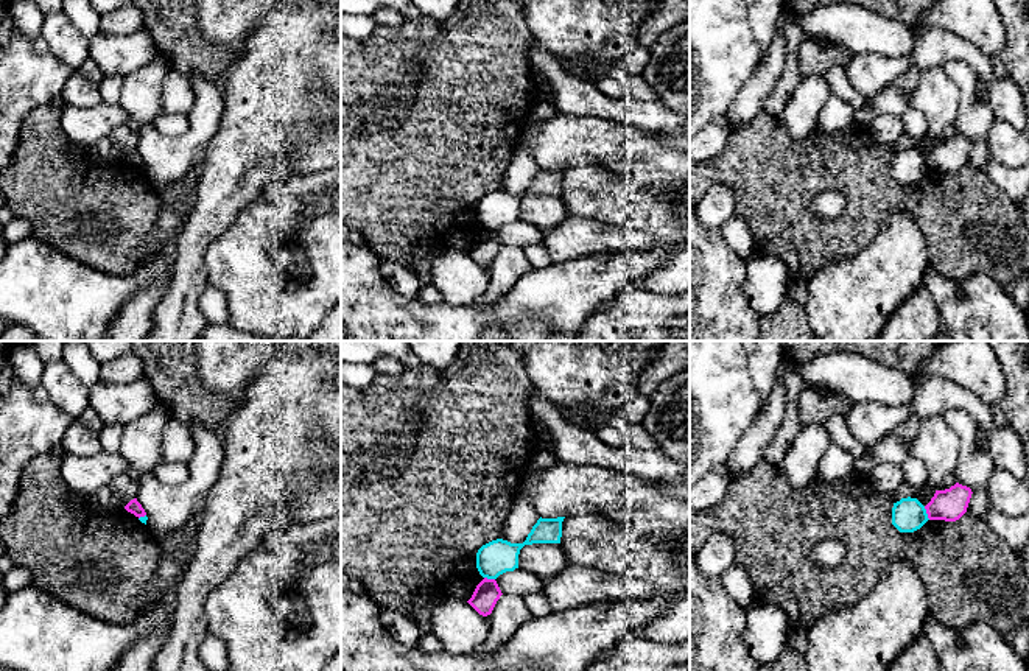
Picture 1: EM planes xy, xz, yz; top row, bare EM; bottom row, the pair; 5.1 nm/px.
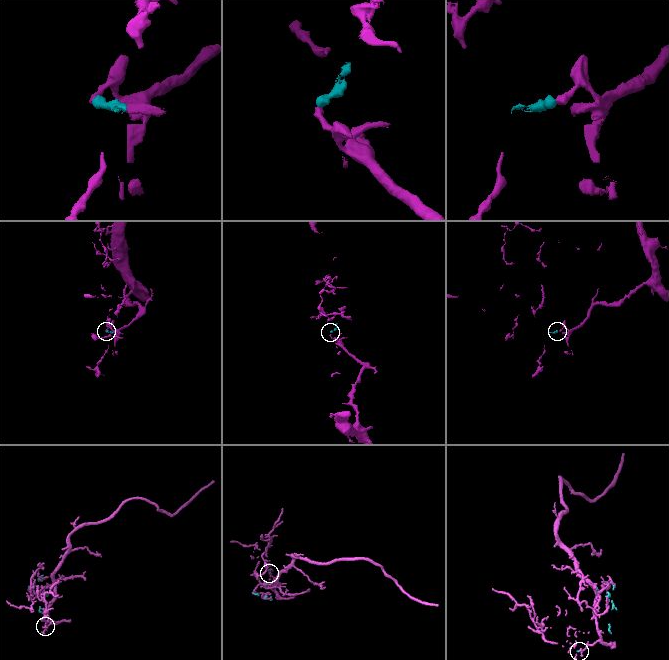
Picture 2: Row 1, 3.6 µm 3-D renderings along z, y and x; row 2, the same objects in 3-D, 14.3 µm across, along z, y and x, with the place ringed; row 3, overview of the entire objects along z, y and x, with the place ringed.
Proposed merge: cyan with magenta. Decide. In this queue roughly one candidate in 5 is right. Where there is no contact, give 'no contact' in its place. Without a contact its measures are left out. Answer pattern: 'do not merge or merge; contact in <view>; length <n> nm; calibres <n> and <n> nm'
do not merge; contact in yz; length 80 nm; calibres 170 and 170 nm

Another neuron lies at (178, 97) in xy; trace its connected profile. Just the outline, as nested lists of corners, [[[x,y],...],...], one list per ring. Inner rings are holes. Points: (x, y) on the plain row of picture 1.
[[[170,69],[162,83],[162,107],[160,114],[190,115],[195,106],[195,92],[188,76]]]

